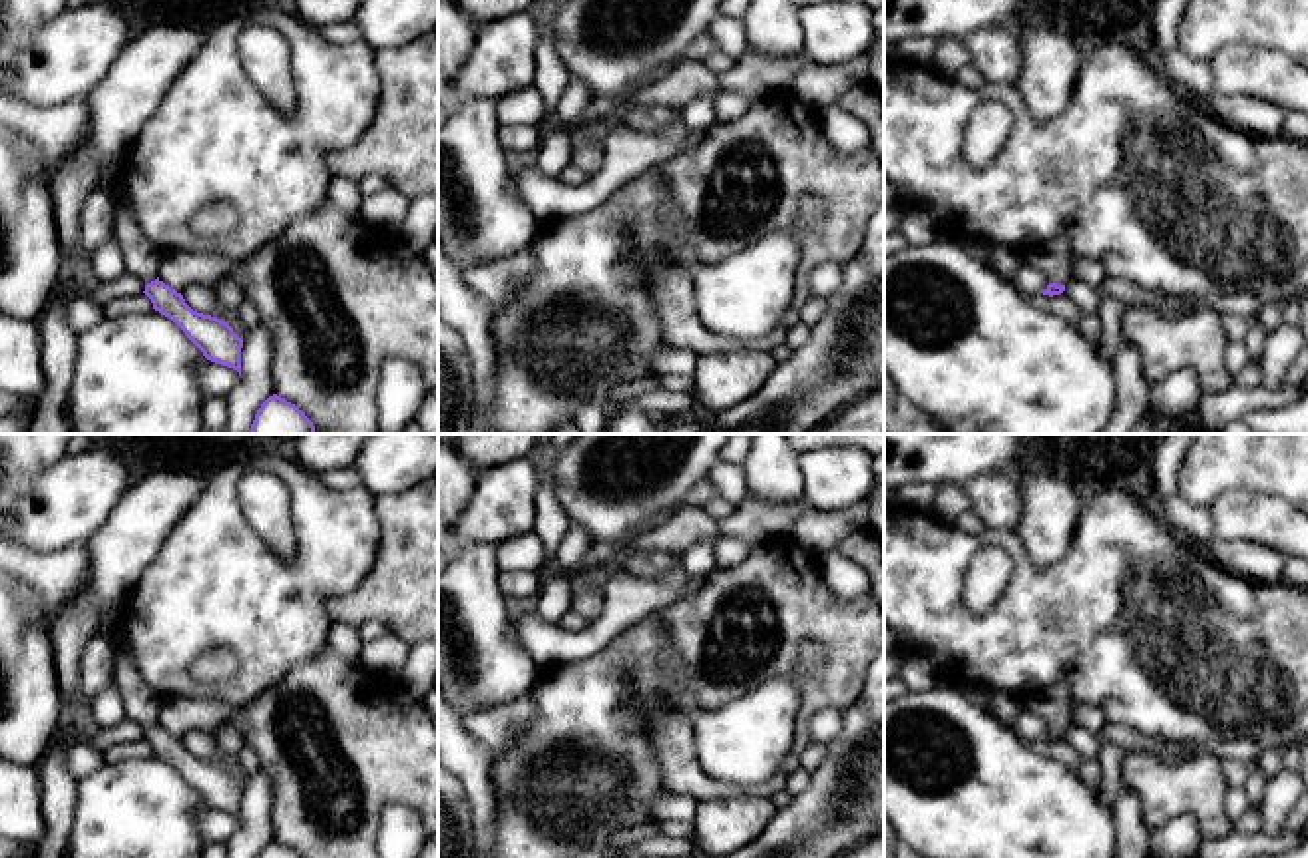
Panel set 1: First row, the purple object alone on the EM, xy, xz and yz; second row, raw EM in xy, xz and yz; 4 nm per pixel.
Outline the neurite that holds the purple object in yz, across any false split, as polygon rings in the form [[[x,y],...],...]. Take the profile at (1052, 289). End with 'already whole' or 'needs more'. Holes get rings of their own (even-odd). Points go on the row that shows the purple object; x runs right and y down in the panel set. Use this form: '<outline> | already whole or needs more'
[[[1051,239],[1027,251],[1027,263],[1039,269],[1049,281],[1043,295],[1053,297],[1065,291],[1065,283],[1071,279],[1069,265],[1073,259],[1075,255],[1065,239]]] | needs more

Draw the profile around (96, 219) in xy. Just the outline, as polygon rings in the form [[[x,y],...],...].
[[[94,187],[80,211],[78,241],[74,255],[90,259],[113,235],[111,195]]]

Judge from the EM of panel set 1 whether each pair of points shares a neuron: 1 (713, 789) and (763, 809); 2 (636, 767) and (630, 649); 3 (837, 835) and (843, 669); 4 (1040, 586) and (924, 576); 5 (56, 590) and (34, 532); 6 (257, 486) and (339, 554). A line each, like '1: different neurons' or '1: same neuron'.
1: different neurons
2: same neuron
3: different neurons
4: same neuron
5: different neurons
6: different neurons

